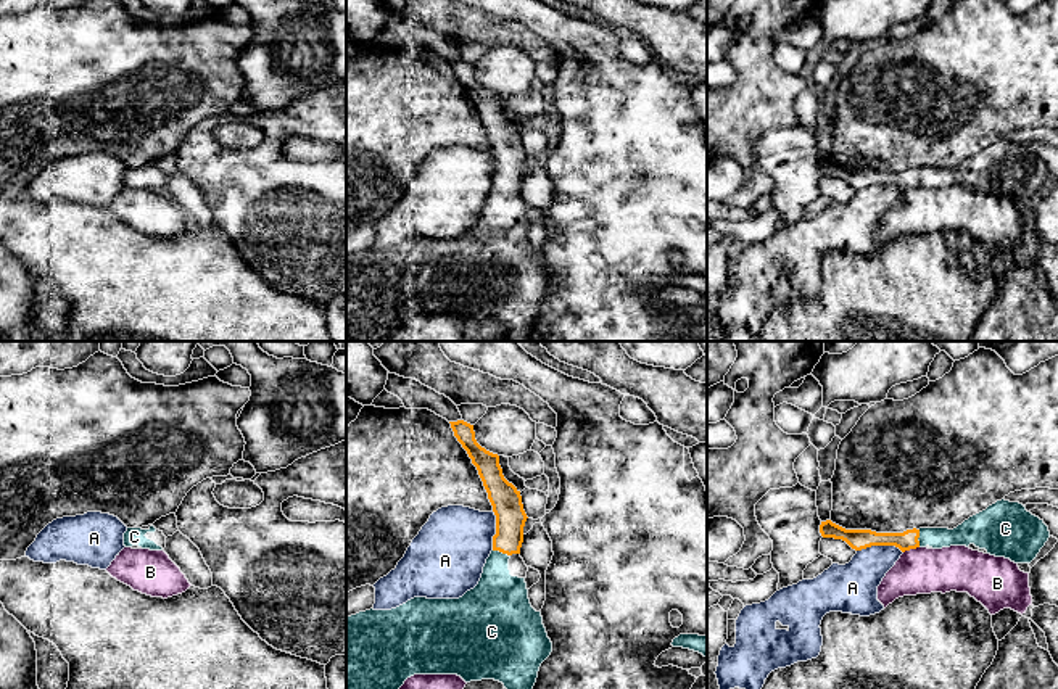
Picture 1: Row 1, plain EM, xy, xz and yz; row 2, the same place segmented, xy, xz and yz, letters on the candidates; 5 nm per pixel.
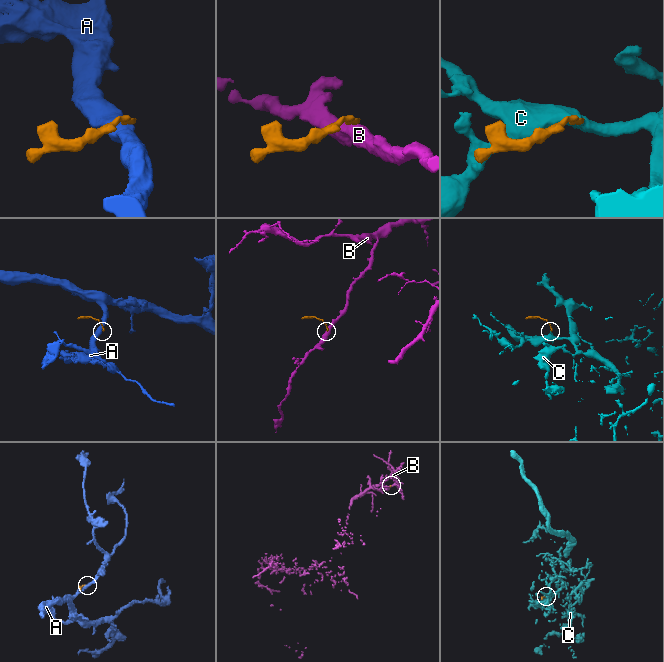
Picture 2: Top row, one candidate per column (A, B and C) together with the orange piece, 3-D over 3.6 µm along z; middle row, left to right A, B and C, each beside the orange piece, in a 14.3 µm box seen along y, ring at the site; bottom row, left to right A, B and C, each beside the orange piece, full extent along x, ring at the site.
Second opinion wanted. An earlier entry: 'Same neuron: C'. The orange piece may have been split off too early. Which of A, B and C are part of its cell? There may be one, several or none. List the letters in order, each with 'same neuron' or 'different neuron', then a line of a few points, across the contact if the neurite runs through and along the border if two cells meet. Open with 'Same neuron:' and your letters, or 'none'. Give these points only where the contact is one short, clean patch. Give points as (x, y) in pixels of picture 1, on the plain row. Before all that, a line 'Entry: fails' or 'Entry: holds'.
Entry: holds
Same neuron: C
A: different neuron | yz (857, 189), (896, 185), (902, 192)
B: different neuron | yz (918, 185), (904, 192)
C: same neuron | yz (909, 179), (918, 176), (960, 176), (967, 173)

